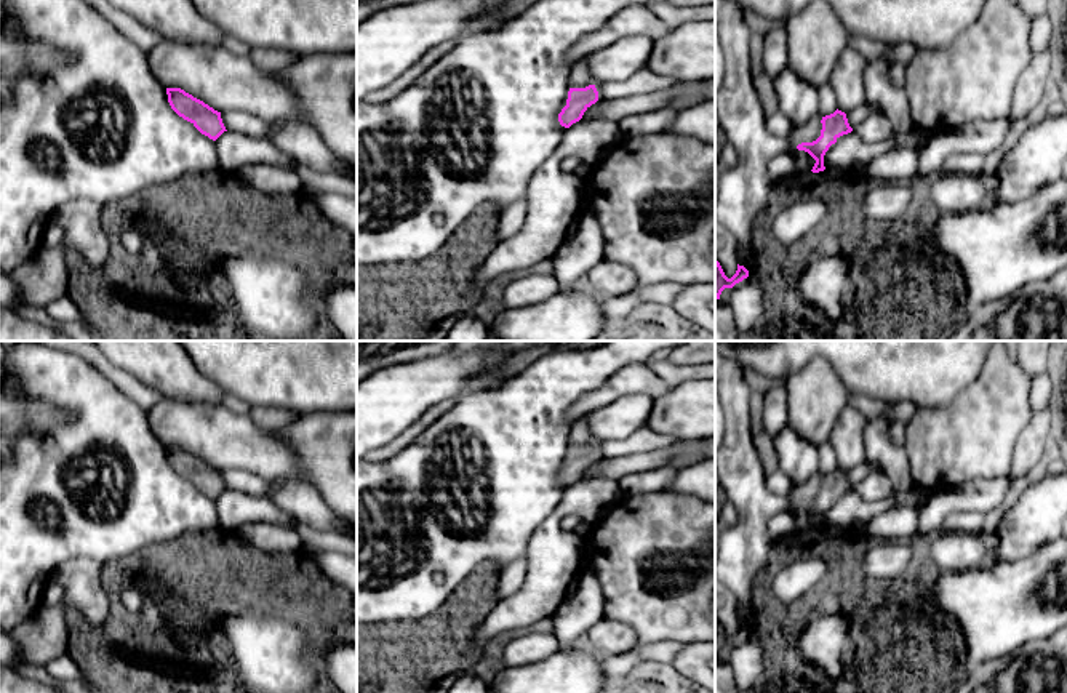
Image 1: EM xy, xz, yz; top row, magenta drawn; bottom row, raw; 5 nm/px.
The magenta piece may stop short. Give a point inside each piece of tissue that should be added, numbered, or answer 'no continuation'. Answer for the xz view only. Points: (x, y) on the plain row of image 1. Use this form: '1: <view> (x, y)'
1: xz (579, 436)

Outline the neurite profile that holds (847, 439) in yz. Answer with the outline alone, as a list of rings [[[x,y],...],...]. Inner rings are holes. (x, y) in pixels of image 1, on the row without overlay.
[[[848,405],[832,429],[829,442],[835,451],[837,467],[849,471],[865,461],[864,427],[867,418]]]

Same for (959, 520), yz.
[[[953,511],[944,517],[942,531],[982,535],[984,514],[973,511]]]

